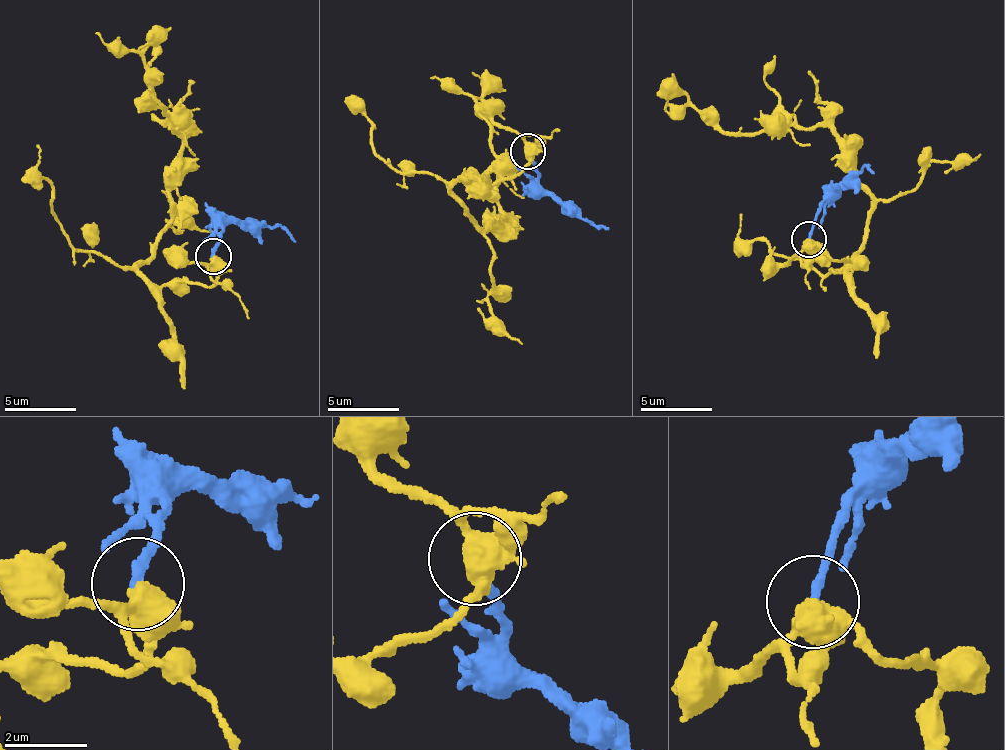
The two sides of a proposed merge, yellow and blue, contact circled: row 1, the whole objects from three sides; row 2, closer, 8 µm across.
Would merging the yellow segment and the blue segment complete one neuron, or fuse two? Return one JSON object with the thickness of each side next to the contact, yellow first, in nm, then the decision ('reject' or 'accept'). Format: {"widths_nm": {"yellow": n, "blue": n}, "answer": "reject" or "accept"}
{"widths_nm": {"yellow": 380, "blue": 200}, "answer": "reject"}

